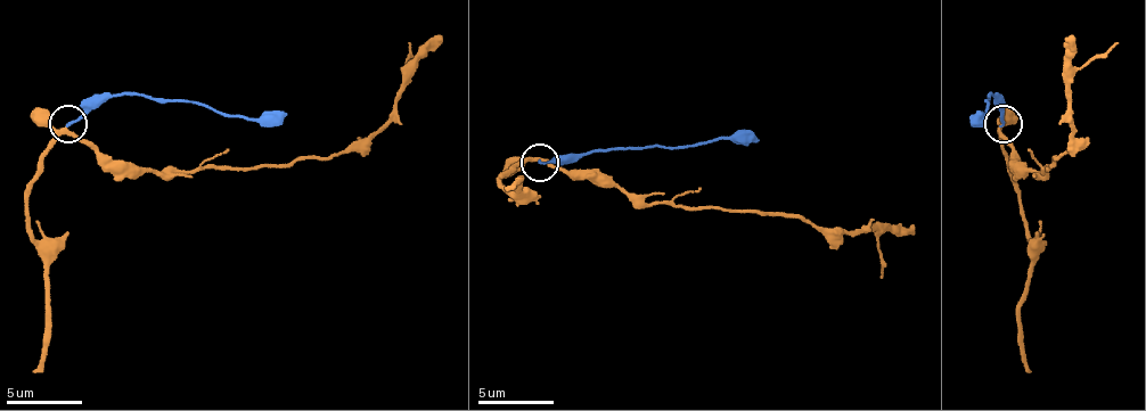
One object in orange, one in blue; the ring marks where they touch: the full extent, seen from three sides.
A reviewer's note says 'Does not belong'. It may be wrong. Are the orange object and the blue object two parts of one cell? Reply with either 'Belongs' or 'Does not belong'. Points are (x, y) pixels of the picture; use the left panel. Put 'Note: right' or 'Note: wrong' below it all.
Belongs
Note: wrong

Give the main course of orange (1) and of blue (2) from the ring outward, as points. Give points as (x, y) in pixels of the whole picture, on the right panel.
1: (1004, 123), (1000, 131), (1018, 161), (1026, 169), (1046, 172), (1069, 146), (1072, 131), (1069, 82), (1118, 43)
2: (1004, 123), (989, 92), (989, 104), (977, 120), (981, 112)

